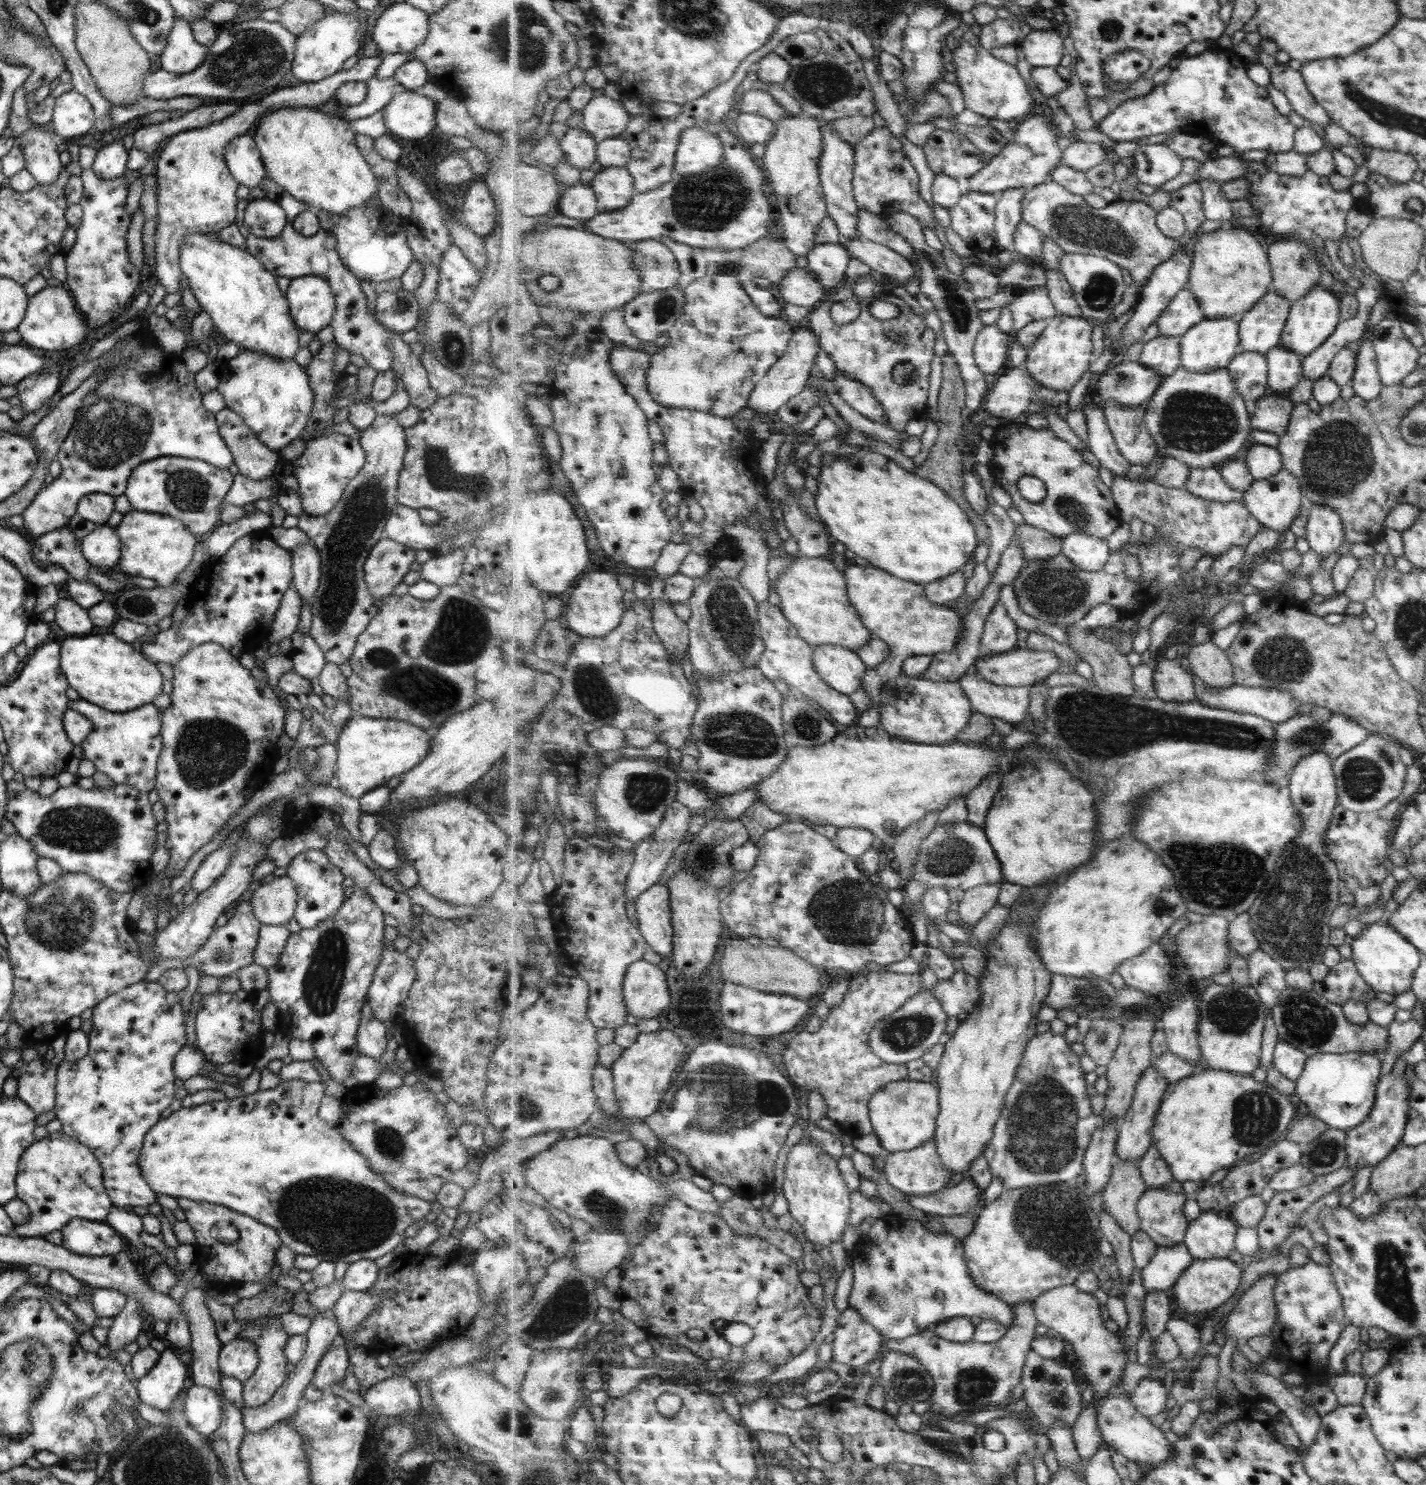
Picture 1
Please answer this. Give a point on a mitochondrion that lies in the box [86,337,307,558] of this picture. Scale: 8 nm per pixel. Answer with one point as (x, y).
(188, 490)

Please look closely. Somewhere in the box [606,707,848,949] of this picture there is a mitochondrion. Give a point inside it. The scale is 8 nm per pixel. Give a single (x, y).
(644, 792)

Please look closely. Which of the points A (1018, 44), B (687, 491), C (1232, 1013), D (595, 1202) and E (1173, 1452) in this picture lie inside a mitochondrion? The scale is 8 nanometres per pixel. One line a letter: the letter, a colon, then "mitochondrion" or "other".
A: other
B: other
C: mitochondrion
D: mitochondrion
E: other

